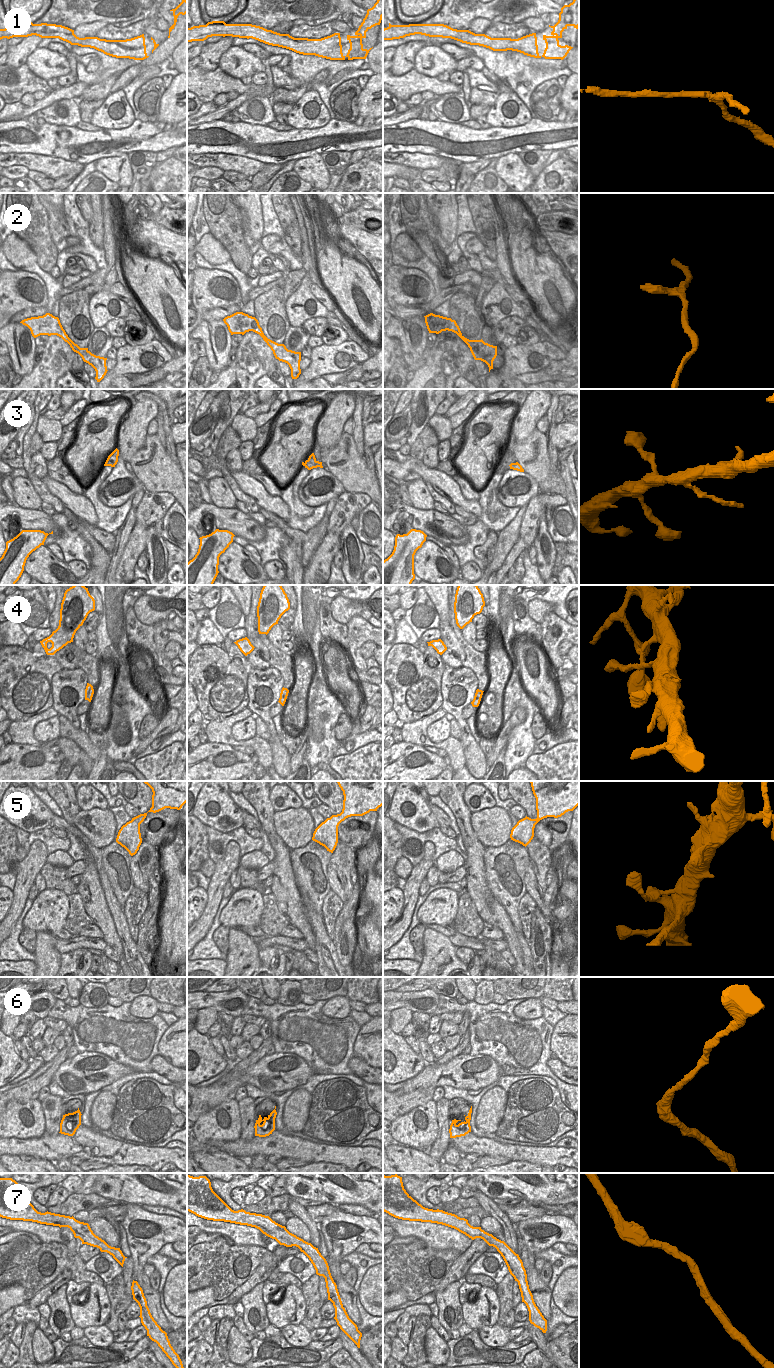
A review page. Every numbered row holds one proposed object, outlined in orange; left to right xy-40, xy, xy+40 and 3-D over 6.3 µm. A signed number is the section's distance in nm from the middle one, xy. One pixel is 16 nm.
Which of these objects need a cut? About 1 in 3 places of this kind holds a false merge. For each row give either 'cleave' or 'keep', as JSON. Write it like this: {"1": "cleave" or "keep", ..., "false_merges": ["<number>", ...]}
{"1": "keep", "2": "keep", "3": "cleave", "4": "keep", "5": "keep", "6": "keep", "7": "keep", "false_merges": ["3"]}

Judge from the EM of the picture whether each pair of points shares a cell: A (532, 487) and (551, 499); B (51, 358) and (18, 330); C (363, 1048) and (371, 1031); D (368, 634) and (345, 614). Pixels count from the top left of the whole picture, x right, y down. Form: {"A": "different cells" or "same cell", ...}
{"A": "different cells", "B": "different cells", "C": "same cell", "D": "different cells"}

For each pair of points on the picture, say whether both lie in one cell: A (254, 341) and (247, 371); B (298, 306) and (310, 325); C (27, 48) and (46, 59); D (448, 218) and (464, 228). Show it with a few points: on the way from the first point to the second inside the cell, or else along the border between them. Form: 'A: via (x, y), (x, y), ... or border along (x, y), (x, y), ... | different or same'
A: via (253, 348), (253, 360), (250, 364) | same
B: border along (324, 317), (308, 318), (301, 325) | different
C: border along (37, 47), (27, 57), (25, 62) | different
D: border along (456, 203), (457, 230), (456, 237), (451, 243) | different

